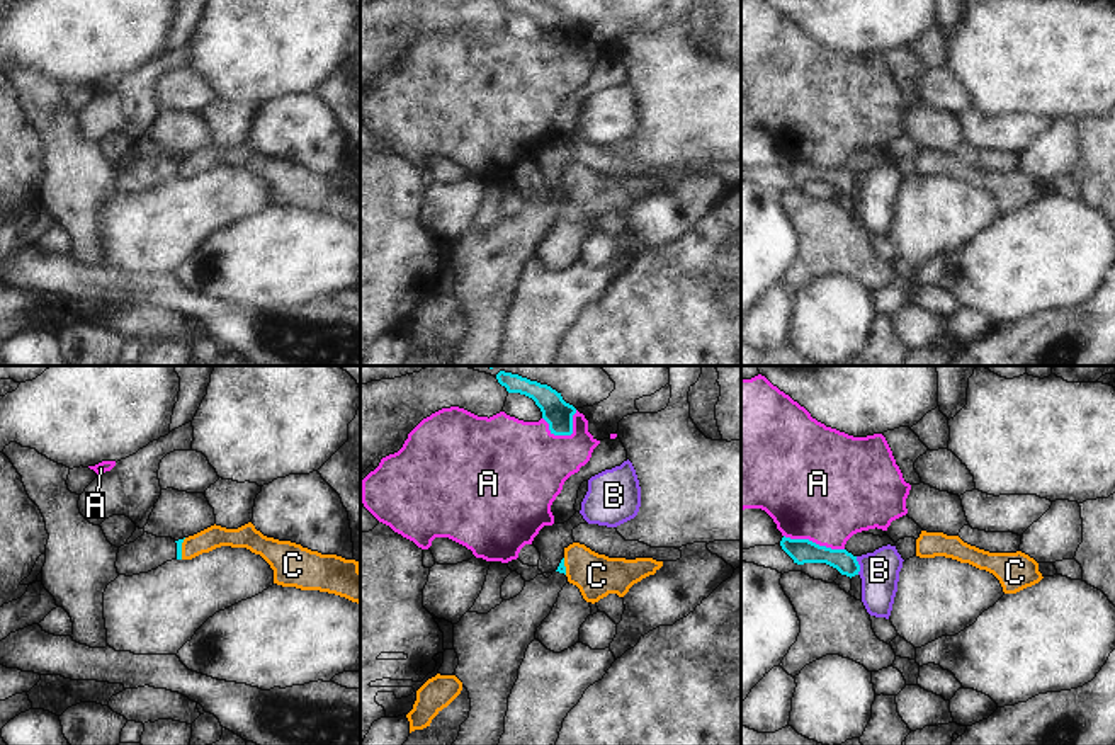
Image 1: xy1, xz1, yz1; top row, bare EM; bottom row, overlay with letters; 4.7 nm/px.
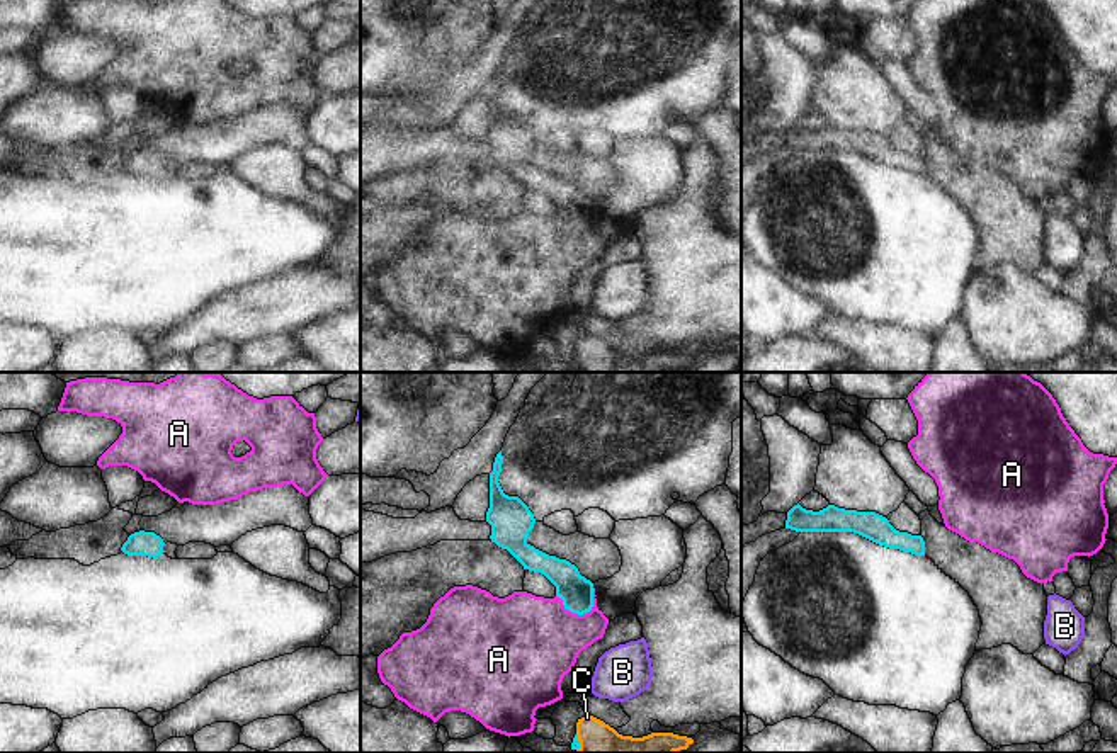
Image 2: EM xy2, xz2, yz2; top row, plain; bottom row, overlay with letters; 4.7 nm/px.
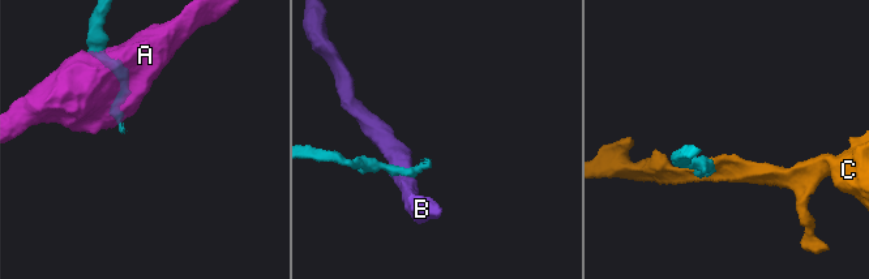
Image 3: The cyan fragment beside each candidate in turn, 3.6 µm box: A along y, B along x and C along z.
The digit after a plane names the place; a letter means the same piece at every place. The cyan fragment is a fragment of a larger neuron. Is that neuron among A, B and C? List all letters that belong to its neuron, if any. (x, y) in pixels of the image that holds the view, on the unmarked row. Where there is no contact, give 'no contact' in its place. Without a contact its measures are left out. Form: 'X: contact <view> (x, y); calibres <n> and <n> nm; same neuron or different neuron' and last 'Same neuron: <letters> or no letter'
A: contact yz1 (815, 162); calibres 110 and 480 nm; different neuron
B: contact yz1 (859, 184); calibres 110 and 190 nm; different neuron
C: contact xy1 (181, 167); calibres 30 and 110 nm; same neuron
Same neuron: C

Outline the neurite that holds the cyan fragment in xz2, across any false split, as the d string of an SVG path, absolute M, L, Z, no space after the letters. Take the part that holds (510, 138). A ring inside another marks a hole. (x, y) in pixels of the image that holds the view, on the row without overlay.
M496 73L490 92L490 127L486 141L491 144L491 161L507 168L524 189L544 194L554 206L556 216L566 229L583 235L593 226L593 202L580 194L578 187L566 178L549 175L527 161L536 138L519 116L503 112L498 95L503 75Z

